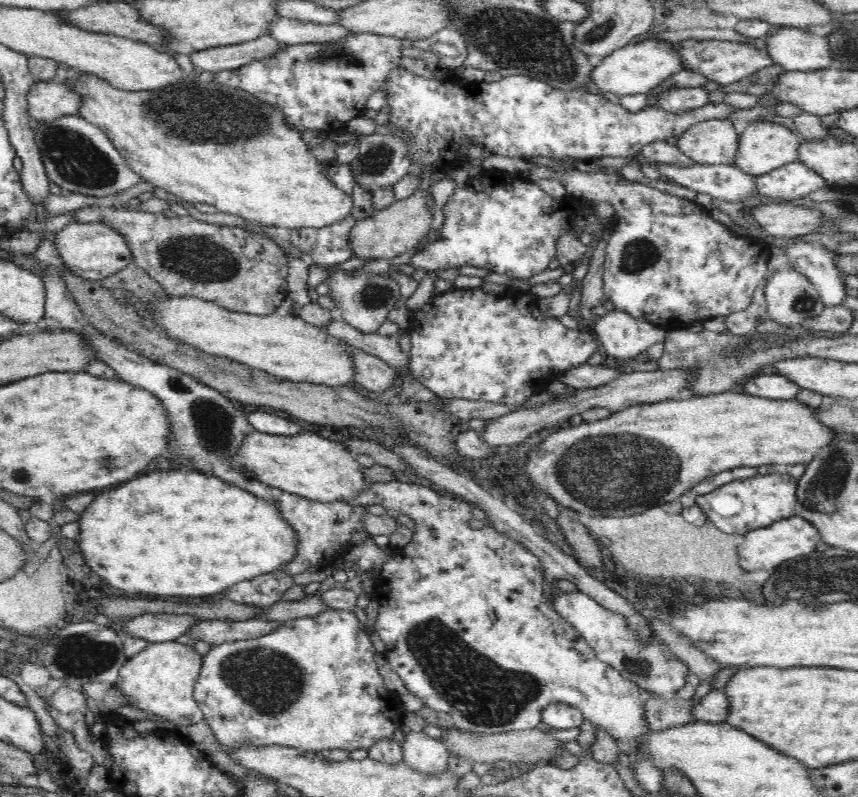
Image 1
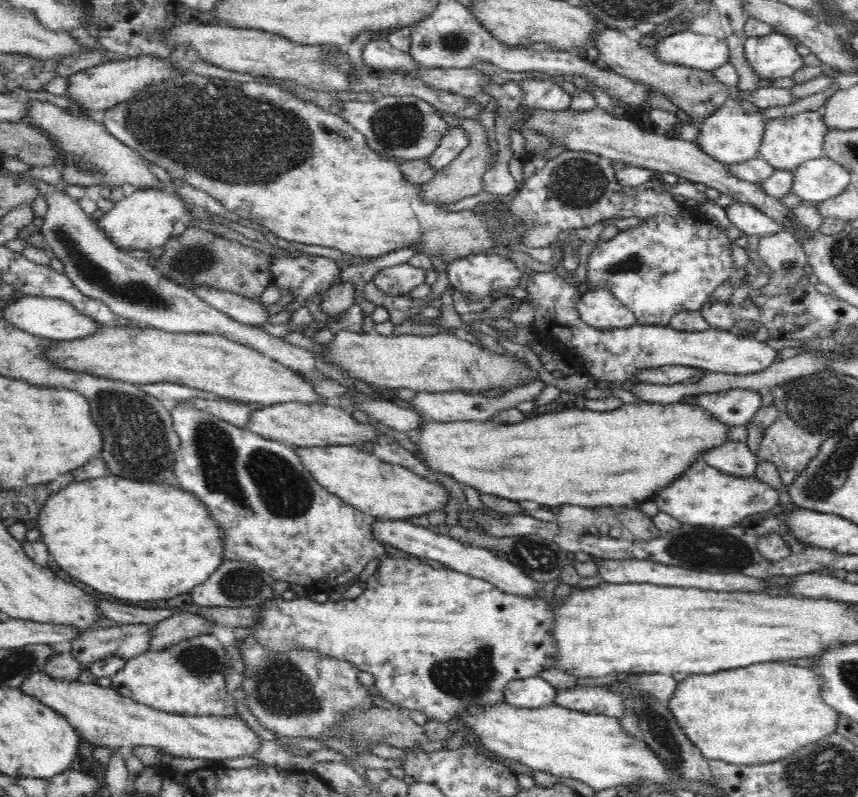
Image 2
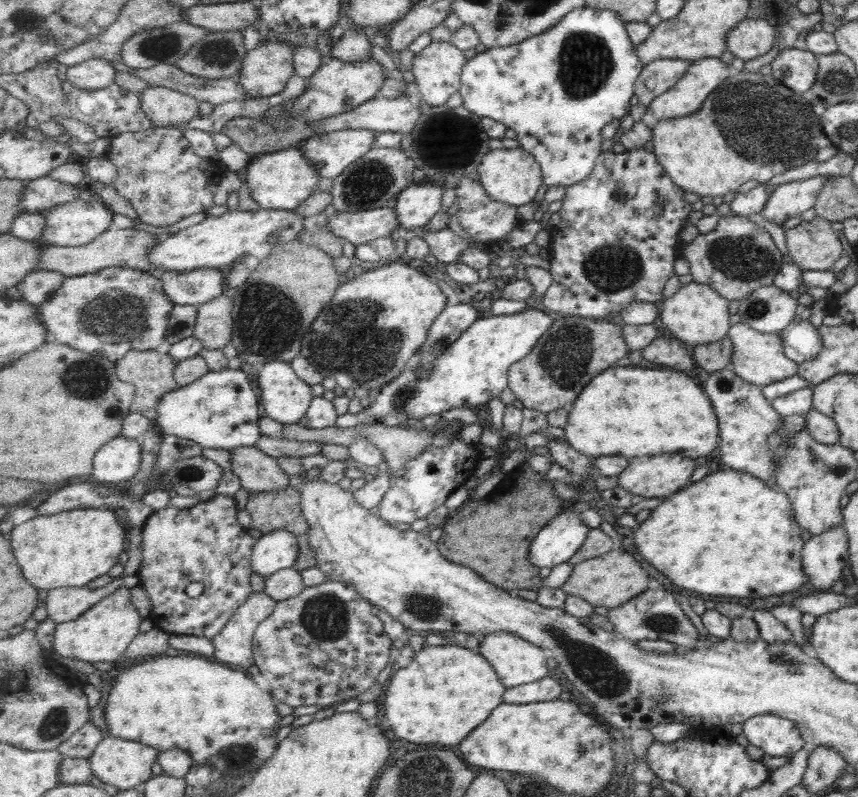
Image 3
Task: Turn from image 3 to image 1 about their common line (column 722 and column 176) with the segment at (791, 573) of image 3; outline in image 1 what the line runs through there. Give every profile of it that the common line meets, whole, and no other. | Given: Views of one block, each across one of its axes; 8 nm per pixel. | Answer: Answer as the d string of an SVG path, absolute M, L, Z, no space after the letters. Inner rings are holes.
M172 470L172 472L152 472L146 476L140 476L138 480L130 480L130 484L122 484L110 492L102 492L94 498L94 502L90 504L81 514L80 522L80 552L86 560L86 564L104 580L108 582L112 588L124 590L124 592L136 592L136 594L150 594L151 596L208 596L222 592L224 588L242 582L242 580L254 579L258 574L272 574L276 570L280 570L282 566L288 566L293 562L293 558L297 553L296 533L289 525L282 512L276 505L264 502L262 498L256 498L236 486L228 486L216 476L204 476L198 472L190 472L184 474L180 470Z

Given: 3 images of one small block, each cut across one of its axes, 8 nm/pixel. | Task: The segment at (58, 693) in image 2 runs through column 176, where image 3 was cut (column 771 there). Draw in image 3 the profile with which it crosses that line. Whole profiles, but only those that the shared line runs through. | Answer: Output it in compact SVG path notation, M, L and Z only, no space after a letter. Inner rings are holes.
M757 715L741 725L746 740L770 756L789 757L805 747L798 727L783 717Z

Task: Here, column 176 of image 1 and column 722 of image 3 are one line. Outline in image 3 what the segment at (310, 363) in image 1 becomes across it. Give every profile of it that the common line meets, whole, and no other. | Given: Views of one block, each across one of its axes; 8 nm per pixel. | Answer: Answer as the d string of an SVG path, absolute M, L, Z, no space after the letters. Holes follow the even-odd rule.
M693 280L682 286L674 296L664 300L664 309L660 316L676 338L698 347L700 344L716 343L729 335L731 312L728 312L728 303L729 300L722 298L710 285Z

